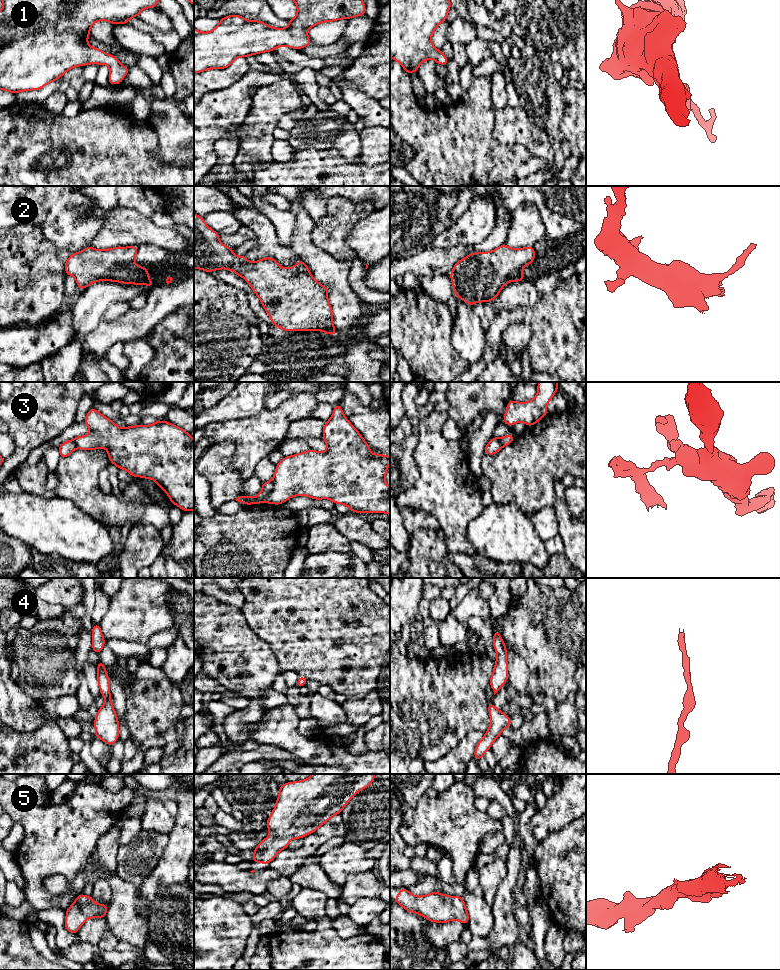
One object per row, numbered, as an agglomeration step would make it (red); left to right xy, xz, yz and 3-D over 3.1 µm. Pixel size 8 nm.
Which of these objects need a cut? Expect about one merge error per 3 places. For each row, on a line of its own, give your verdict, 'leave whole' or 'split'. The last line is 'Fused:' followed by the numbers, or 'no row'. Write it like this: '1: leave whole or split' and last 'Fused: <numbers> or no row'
1: leave whole
2: leave whole
3: split
4: leave whole
5: leave whole
Fused: 3

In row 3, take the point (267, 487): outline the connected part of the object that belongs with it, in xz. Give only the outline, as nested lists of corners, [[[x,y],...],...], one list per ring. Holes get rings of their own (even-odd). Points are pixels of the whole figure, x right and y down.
[[[272,479],[270,481],[262,483],[262,490],[256,497],[251,497],[251,496],[246,495],[246,496],[239,496],[235,500],[240,502],[241,504],[247,504],[247,505],[254,504],[254,502],[257,499],[263,499],[264,497],[269,495],[273,487],[274,487],[274,480]]]

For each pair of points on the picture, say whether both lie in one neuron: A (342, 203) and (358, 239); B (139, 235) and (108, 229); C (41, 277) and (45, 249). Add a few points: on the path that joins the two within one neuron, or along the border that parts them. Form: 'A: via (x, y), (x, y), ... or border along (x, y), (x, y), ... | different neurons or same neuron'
A: border along (371, 212), (347, 235), (353, 251) | different neurons
B: via (131, 229), (116, 229) | same neuron
C: via (41, 270), (41, 256) | same neuron

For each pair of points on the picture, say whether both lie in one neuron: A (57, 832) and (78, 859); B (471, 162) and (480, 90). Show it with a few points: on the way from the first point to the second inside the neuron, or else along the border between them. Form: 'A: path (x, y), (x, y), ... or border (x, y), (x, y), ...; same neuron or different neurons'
A: path (60, 839), (71, 852); same neuron
B: path (471, 144), (471, 137), (485, 114), (485, 108); same neuron

